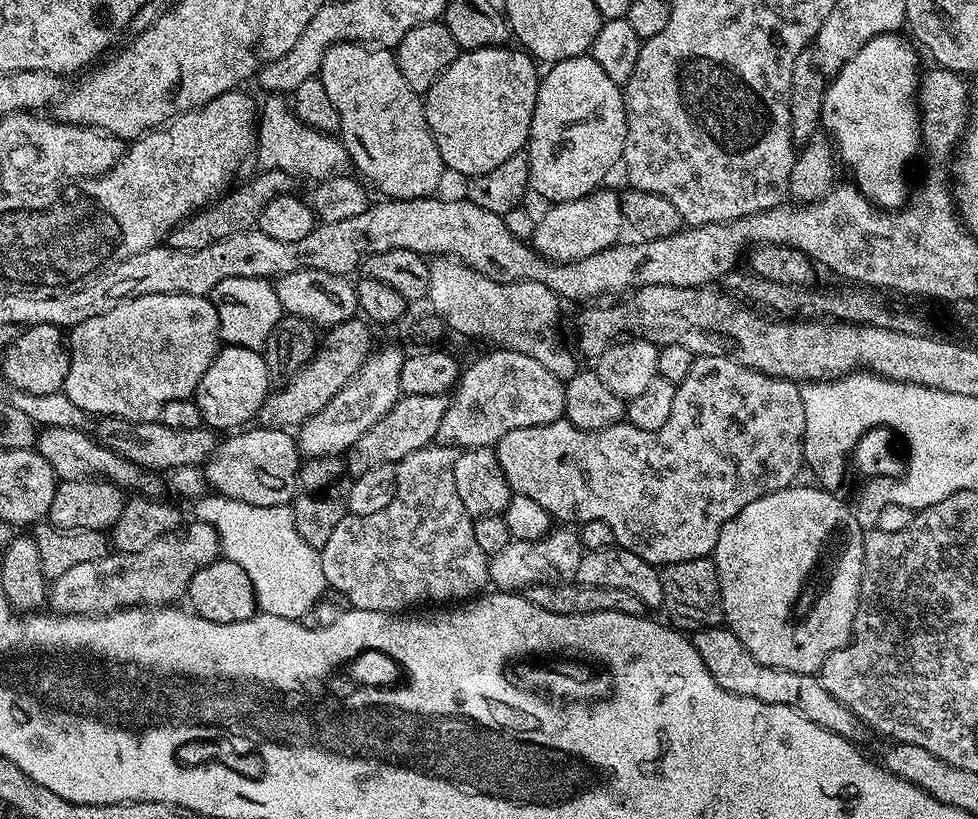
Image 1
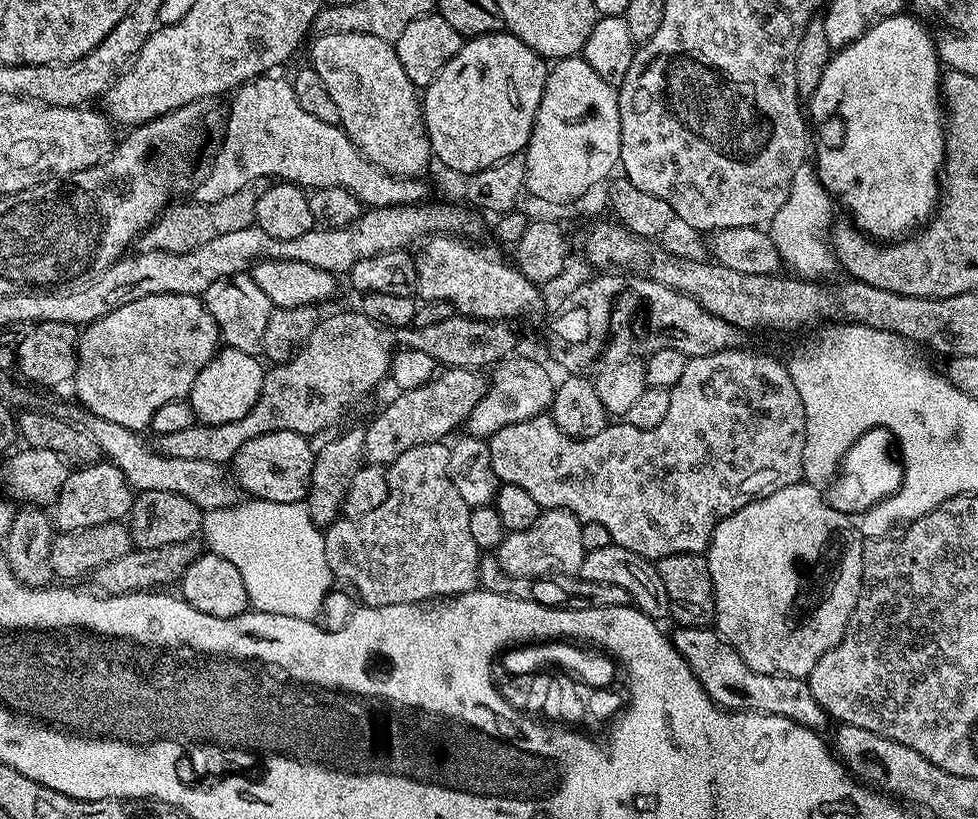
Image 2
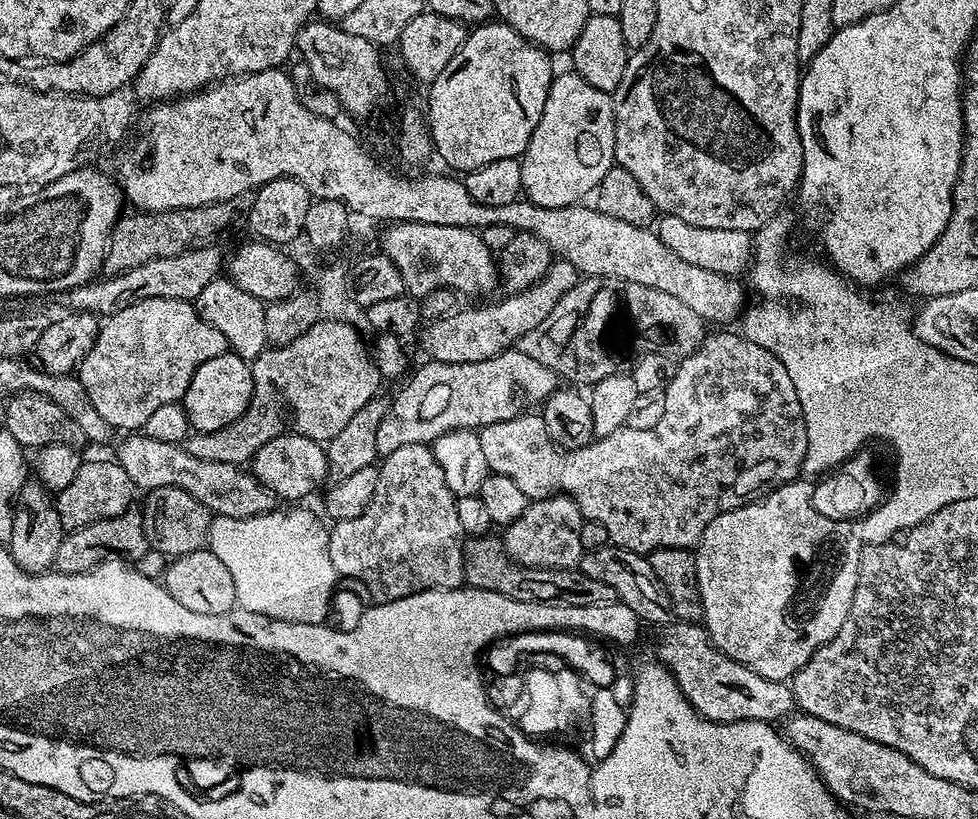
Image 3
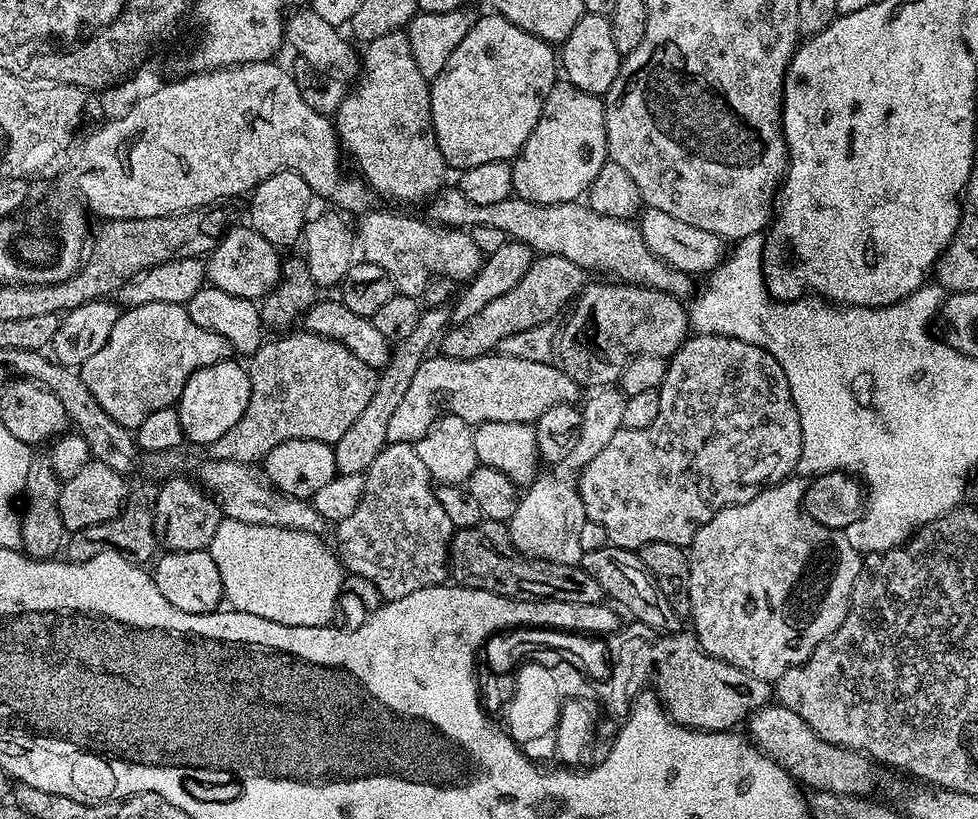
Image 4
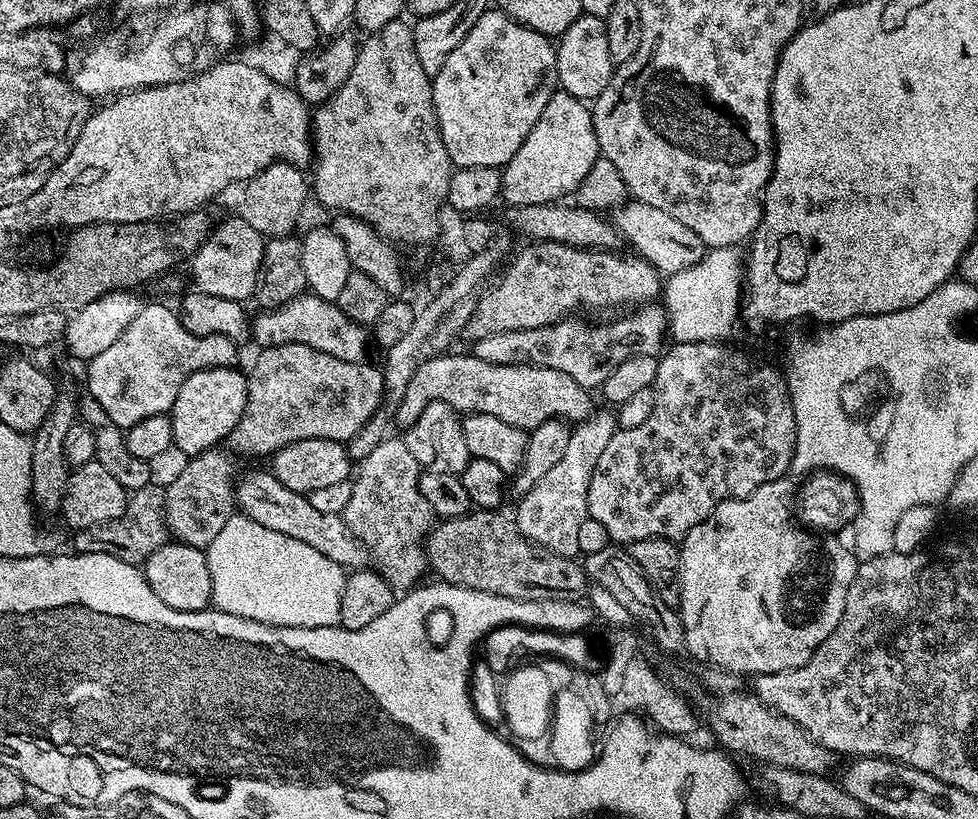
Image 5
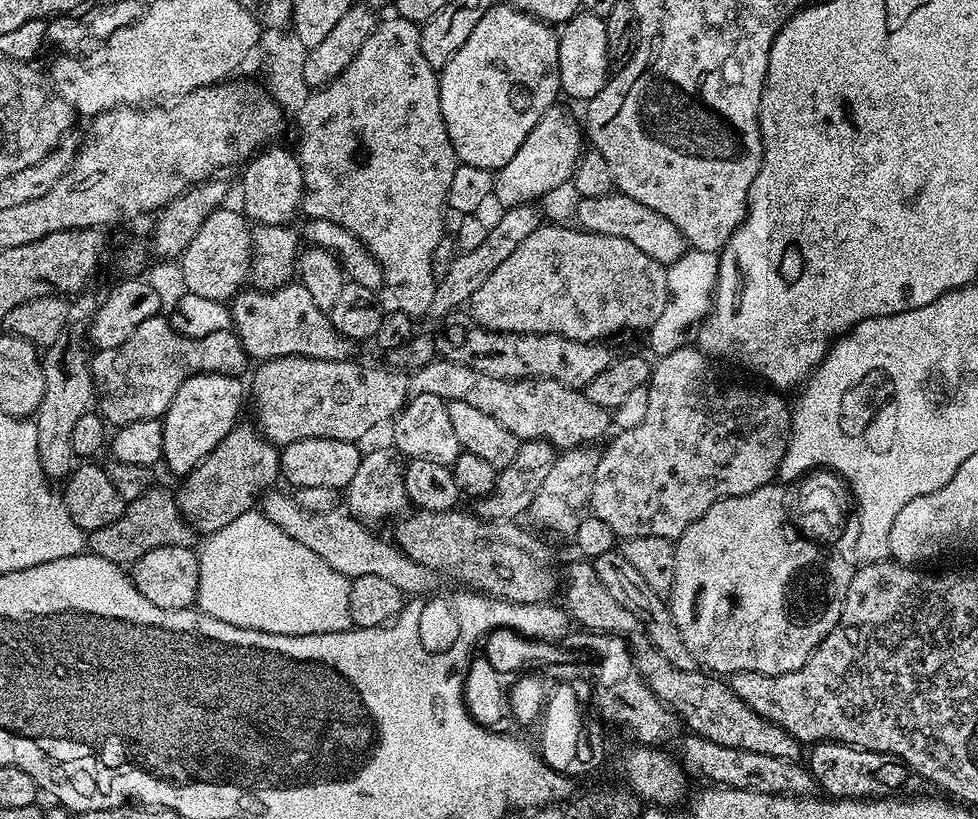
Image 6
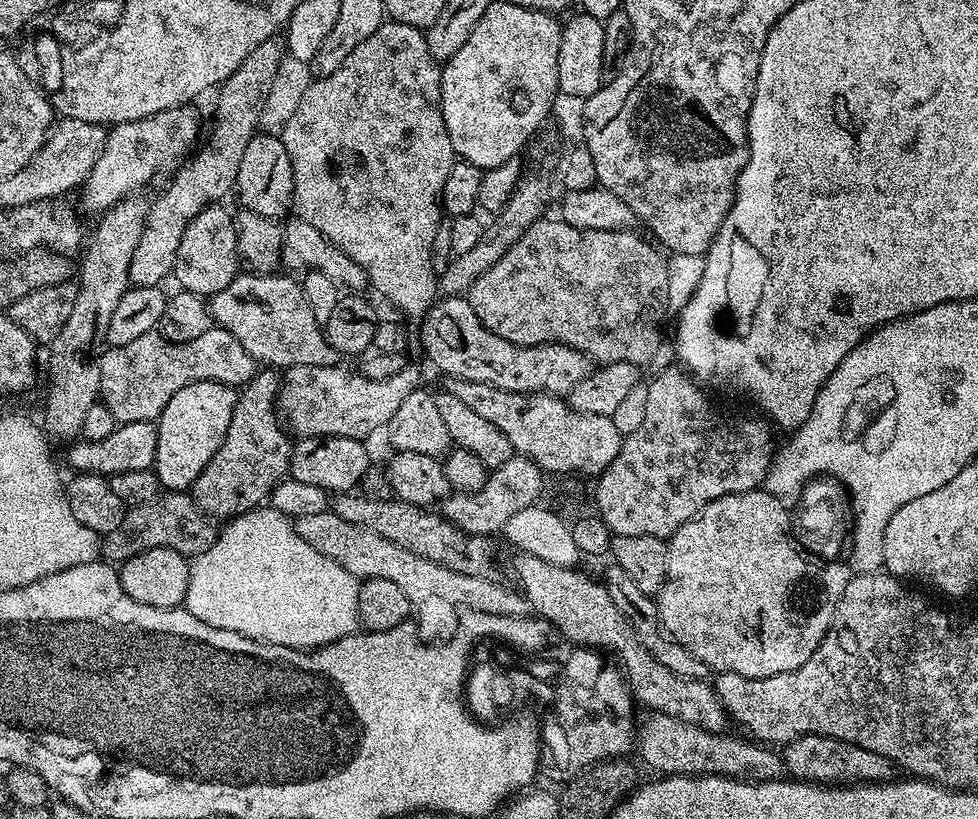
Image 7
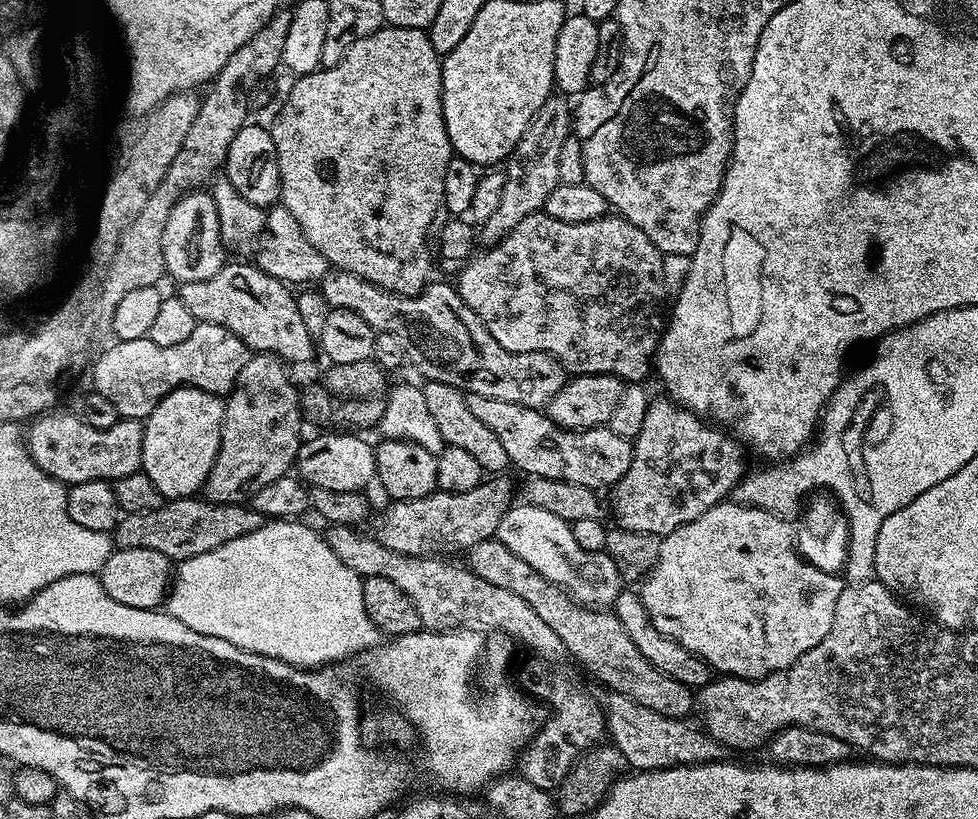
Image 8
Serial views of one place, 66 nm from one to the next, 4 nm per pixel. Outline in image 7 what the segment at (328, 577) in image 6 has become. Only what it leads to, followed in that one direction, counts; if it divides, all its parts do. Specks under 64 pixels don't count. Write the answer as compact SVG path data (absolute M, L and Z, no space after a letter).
M271 506L254 508L233 516L223 525L214 546L190 564L190 582L183 607L194 618L222 630L234 630L262 642L290 646L301 650L320 648L343 636L351 636L361 627L359 588L361 581L350 570L342 570L338 562L318 554L306 538L296 532L295 523Z

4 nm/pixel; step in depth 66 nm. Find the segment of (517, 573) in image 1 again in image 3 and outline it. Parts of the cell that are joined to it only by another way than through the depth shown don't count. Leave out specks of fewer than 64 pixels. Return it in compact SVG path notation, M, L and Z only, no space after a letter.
M557 494L548 496L545 500L533 500L522 514L522 518L518 518L503 529L504 549L509 560L520 564L523 568L576 568L585 553L580 537L584 521L584 515L581 514L579 506L570 496Z

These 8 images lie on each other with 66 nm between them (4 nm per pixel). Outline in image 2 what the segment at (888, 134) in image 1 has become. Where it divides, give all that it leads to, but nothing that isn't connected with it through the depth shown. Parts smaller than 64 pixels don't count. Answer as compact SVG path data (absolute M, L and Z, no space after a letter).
M897 14L885 16L877 24L872 24L854 42L850 42L845 48L833 51L828 58L828 65L822 70L822 78L818 78L814 94L807 97L806 116L810 121L814 140L820 145L814 148L814 167L818 178L822 182L825 191L832 196L837 205L840 204L852 215L851 223L865 237L876 242L895 242L905 235L909 230L919 229L927 225L932 219L932 213L938 207L940 198L940 174L944 166L944 130L946 127L946 109L940 95L940 81L942 79L942 65L940 57L936 55L936 45L933 33L923 19L915 15Z

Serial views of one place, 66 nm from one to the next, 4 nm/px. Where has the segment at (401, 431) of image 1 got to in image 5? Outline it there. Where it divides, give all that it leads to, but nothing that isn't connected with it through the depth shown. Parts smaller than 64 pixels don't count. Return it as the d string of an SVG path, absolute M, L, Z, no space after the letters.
M471 354L465 356L436 356L424 361L422 366L410 378L410 386L406 386L406 394L402 394L402 402L396 408L395 423L401 424L401 429L407 428L414 422L418 422L418 414L430 406L430 402L446 402L456 413L467 414L494 414L494 418L502 418L502 422L510 422L510 426L531 430L542 426L547 420L563 420L565 422L579 422L592 415L593 393L587 388L578 386L574 378L562 374L562 370L550 370L539 368L533 364L511 364L502 366L492 362L482 362L482 358Z

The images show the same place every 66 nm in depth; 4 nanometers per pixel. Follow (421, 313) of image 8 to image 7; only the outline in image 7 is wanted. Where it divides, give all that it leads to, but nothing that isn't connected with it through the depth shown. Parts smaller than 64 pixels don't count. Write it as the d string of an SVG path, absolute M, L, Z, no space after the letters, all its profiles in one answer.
M444 296L437 299L428 313L419 321L420 344L428 355L428 360L441 372L452 380L469 380L470 382L484 382L495 388L507 392L547 392L549 394L567 394L571 388L578 386L582 378L591 374L594 362L565 344L539 344L538 346L522 346L519 348L514 342L506 342L506 338L498 338L474 314L470 302L464 296Z

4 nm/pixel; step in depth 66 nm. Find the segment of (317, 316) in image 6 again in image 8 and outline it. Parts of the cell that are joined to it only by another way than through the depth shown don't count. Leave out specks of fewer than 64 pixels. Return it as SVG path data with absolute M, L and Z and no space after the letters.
M225 263L214 278L180 284L178 295L190 306L199 323L230 329L253 353L277 356L292 366L304 364L312 355L317 355L317 341L310 330L306 330L293 289L266 274L255 263Z

